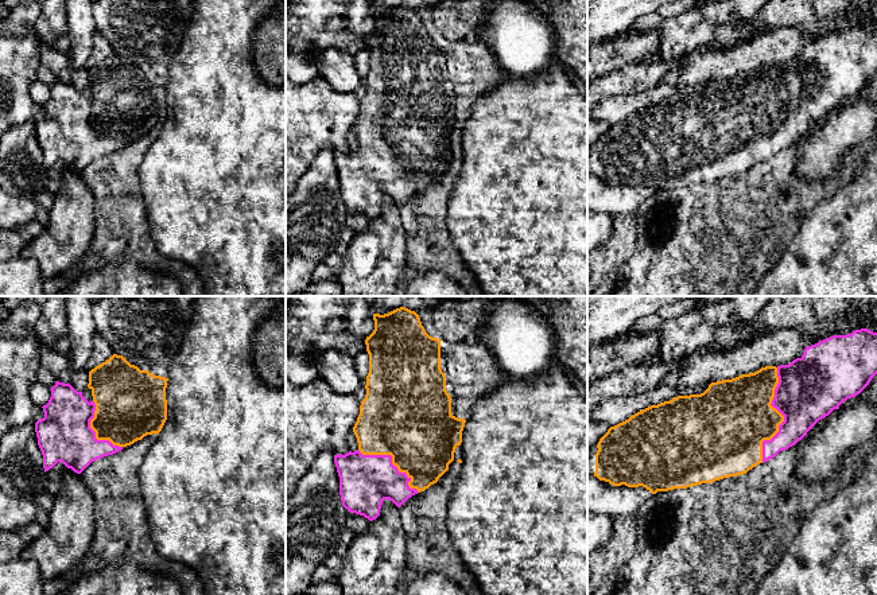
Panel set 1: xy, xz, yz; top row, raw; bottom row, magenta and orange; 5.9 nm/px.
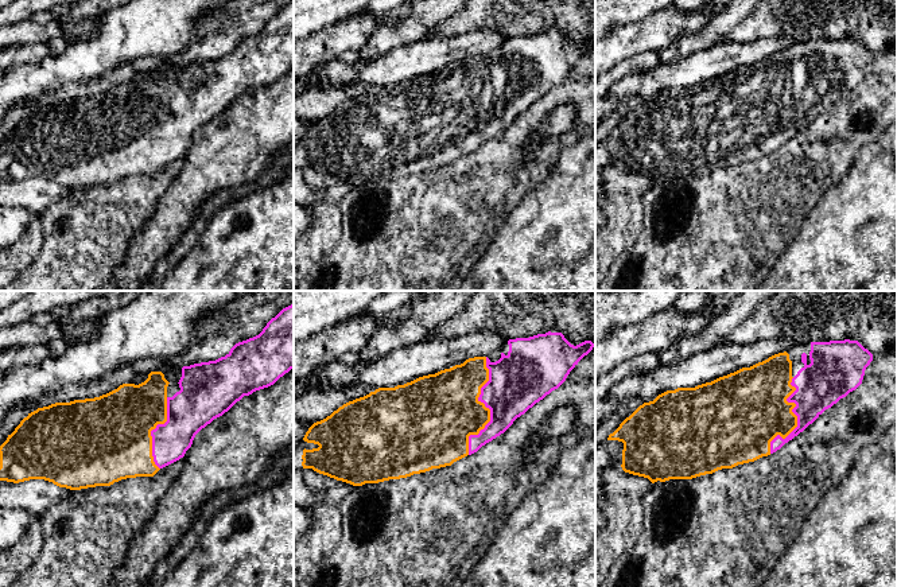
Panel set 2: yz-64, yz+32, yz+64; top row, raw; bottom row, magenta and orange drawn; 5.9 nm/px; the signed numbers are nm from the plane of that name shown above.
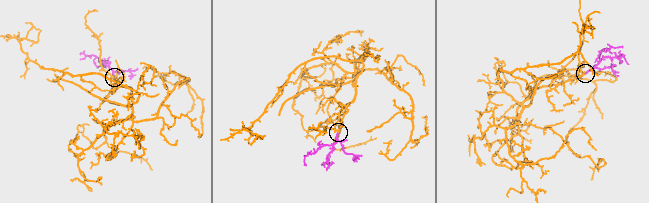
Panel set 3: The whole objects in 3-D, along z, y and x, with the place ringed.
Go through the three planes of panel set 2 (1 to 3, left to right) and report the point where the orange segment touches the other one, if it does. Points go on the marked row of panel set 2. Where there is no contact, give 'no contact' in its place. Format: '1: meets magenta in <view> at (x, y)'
1: meets magenta in yz-64 at (151, 431)
2: meets magenta in yz+32 at (488, 407)
3: meets magenta in yz+64 at (798, 418)

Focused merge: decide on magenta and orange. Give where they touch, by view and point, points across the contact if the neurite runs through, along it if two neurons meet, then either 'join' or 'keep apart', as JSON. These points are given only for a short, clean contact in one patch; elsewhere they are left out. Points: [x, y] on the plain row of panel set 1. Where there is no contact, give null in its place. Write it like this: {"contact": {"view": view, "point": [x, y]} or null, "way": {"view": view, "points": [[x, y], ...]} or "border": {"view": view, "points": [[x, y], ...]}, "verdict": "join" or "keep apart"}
{"contact": {"view": "yz", "point": [784, 116]}, "verdict": "join"}

